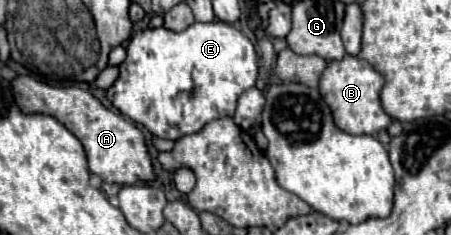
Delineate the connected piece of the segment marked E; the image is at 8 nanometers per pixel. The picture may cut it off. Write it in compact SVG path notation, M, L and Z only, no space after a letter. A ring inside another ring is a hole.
M224 21L194 23L174 33L164 27L134 33L128 43L128 57L120 65L120 77L108 89L108 99L134 123L144 125L162 139L180 139L184 113L190 107L214 109L218 117L232 117L238 97L256 85L258 53L254 43L236 27Z

